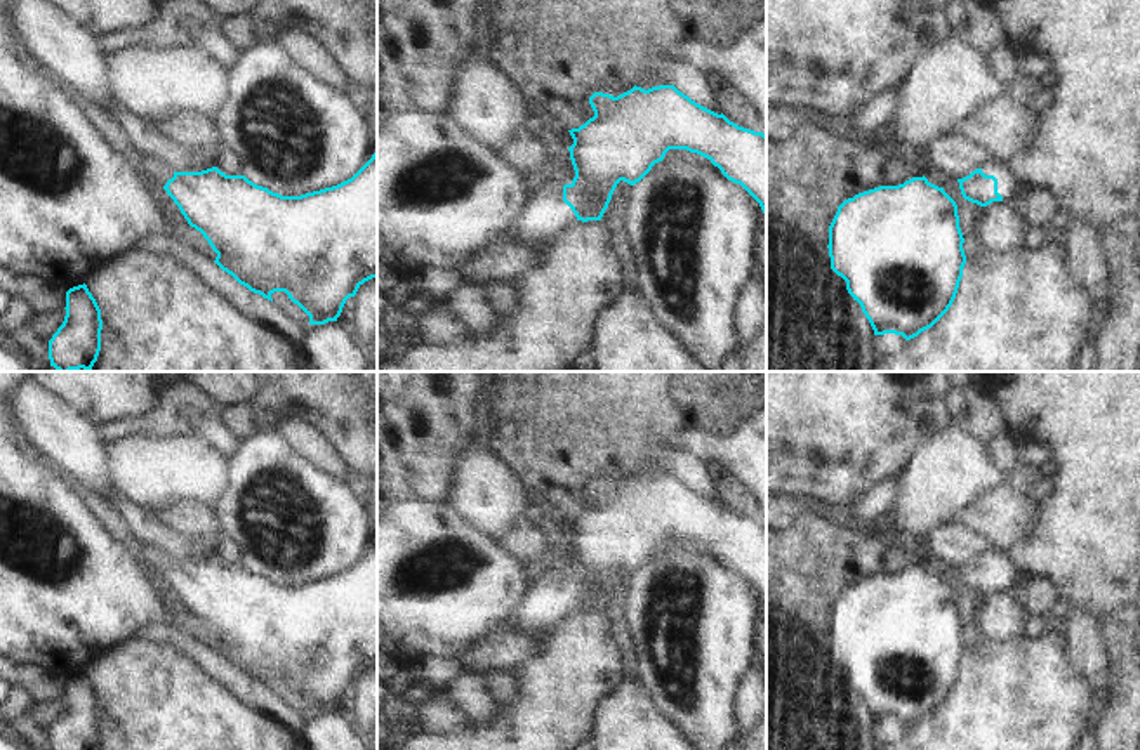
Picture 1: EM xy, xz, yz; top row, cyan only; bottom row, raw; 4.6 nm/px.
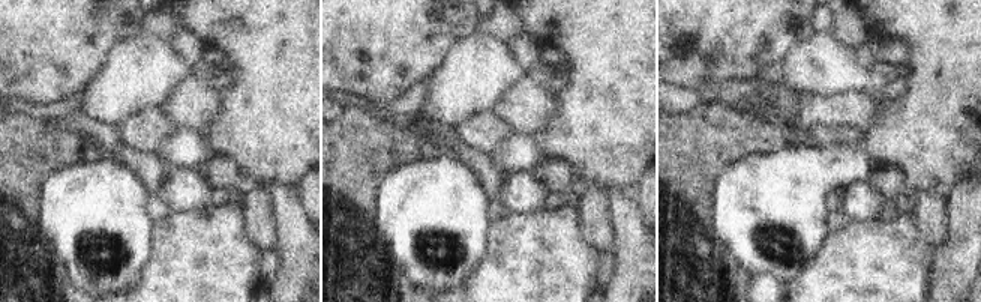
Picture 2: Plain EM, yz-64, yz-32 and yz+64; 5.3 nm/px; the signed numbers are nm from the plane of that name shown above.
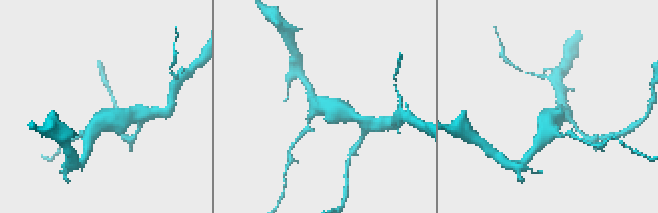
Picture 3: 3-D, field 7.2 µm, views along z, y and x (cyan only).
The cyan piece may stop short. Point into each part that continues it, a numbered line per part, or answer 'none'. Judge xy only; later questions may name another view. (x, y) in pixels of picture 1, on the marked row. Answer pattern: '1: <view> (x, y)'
1: xy (159, 172)

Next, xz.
1: xz (546, 216)

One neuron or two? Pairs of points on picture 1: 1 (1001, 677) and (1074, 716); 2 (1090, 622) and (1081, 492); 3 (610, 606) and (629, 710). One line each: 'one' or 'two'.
1: one
2: two
3: one

